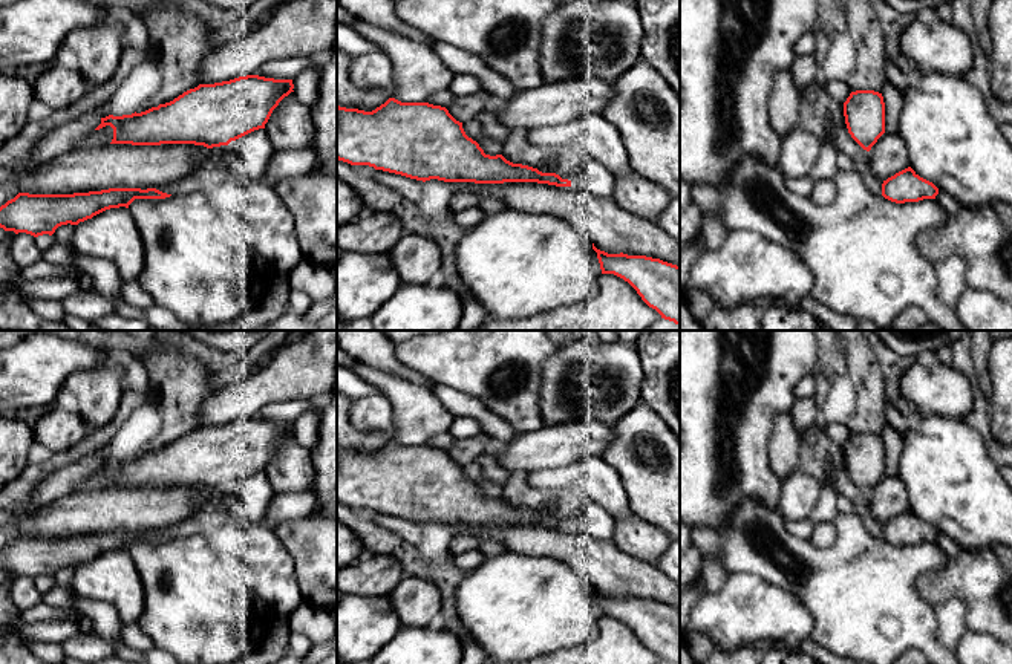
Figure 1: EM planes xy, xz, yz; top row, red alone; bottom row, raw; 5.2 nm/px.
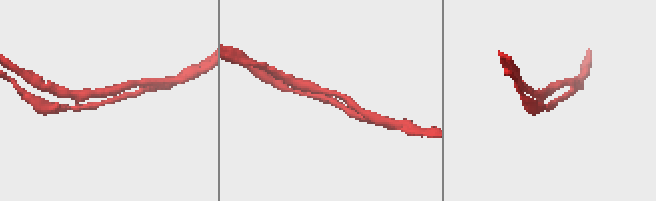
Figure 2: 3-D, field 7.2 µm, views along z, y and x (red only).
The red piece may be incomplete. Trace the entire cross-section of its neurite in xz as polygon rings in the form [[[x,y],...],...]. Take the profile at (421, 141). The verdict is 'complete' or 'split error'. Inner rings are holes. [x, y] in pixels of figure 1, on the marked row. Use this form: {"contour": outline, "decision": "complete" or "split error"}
{"contour": [[[389,98],[372,112],[337,104],[337,159],[351,165],[369,165],[416,181],[452,182],[456,191],[493,196],[507,208],[550,214],[577,226],[597,252],[602,274],[614,274],[628,282],[641,300],[661,318],[680,324],[680,243],[655,223],[622,210],[612,199],[597,197],[586,190],[573,190],[571,181],[556,173],[513,164],[502,155],[485,155],[468,138],[462,122],[446,107],[429,103],[401,103]]], "decision": "split error"}

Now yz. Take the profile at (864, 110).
{"contour": [[[851,92],[844,103],[844,116],[851,138],[870,153],[871,170],[883,182],[885,199],[896,203],[935,199],[939,188],[909,167],[903,139],[899,133],[885,132],[882,93]]], "decision": "split error"}

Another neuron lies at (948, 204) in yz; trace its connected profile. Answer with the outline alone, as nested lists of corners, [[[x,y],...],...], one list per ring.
[[[939,191],[939,194],[935,196],[935,200],[940,205],[940,208],[948,214],[948,217],[958,213],[963,208],[955,197],[952,197],[945,191]]]

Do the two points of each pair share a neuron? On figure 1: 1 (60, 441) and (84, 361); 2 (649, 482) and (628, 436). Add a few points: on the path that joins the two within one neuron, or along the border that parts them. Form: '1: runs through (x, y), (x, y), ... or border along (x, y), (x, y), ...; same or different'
1: border along (101, 352), (97, 366), (74, 371), (63, 384); different
2: runs through (645, 471), (636, 462), (633, 447); same

